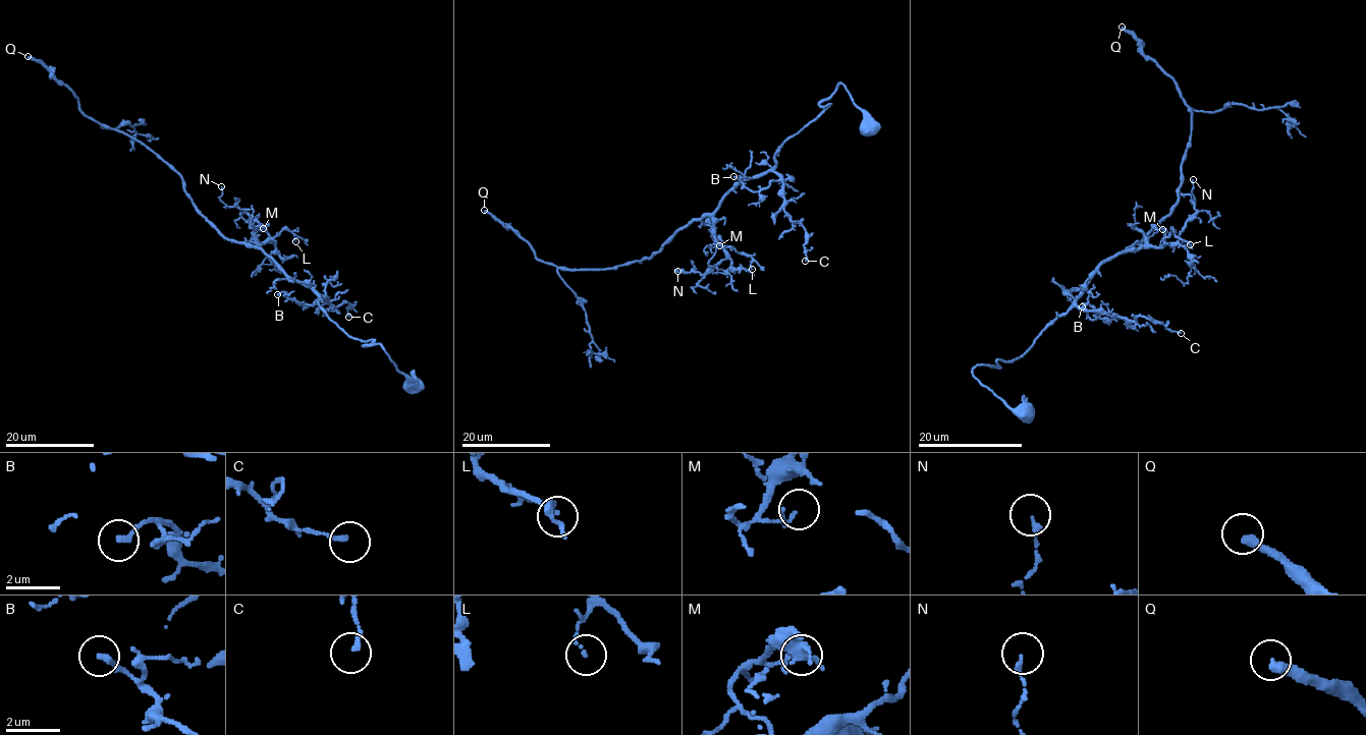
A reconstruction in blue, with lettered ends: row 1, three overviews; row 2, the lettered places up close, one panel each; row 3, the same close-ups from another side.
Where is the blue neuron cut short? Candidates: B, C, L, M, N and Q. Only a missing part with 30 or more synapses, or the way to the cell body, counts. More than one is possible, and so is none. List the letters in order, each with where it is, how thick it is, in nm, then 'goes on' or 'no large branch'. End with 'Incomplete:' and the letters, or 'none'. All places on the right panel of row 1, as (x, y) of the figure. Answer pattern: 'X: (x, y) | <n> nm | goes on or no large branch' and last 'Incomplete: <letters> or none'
B: (1082, 306) | 200 nm | no large branch
C: (1181, 333) | 160 nm | no large branch
L: (1190, 244) | 110 nm | no large branch
M: (1162, 229) | 100 nm | no large branch
N: (1193, 179) | 150 nm | no large branch
Q: (1122, 26) | 360 nm | goes on
Incomplete: Q

